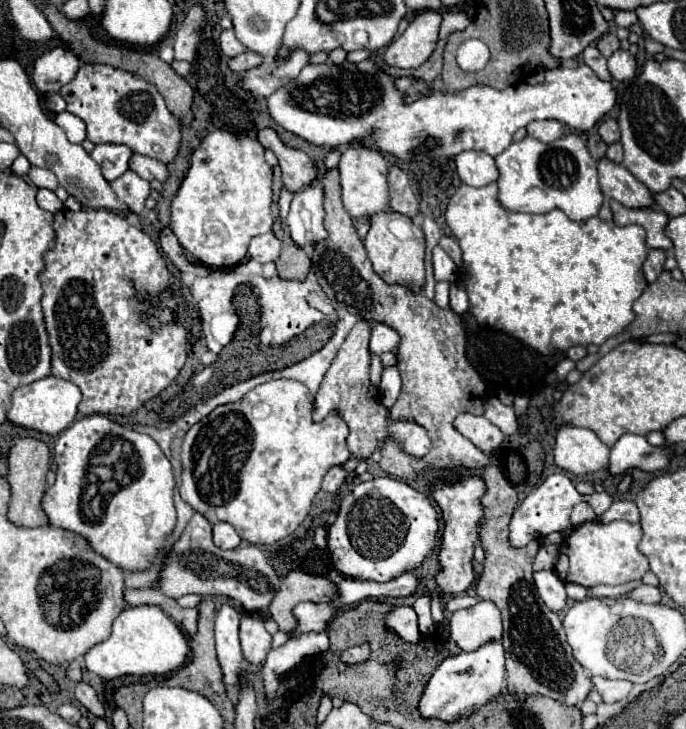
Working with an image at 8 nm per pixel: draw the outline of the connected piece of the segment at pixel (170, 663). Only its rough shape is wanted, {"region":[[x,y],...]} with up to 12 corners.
{"region":[[157,606],[125,608],[111,636],[85,654],[87,670],[167,676],[189,652]]}

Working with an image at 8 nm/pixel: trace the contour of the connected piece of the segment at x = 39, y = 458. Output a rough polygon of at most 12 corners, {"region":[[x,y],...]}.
{"region":[[13,438],[7,458],[15,526],[47,526],[41,512],[49,446]]}

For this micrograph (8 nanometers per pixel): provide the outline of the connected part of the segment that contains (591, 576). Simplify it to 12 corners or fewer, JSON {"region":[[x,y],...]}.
{"region":[[585,522],[553,570],[585,588],[639,580],[641,526]]}

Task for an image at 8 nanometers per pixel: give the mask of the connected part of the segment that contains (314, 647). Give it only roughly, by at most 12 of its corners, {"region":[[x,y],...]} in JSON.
{"region":[[309,632],[267,654],[263,672],[265,700],[273,702],[279,678],[307,656],[329,650],[329,636]]}

